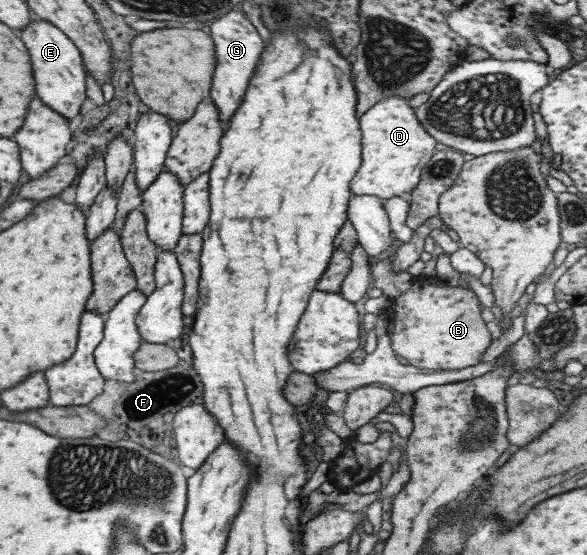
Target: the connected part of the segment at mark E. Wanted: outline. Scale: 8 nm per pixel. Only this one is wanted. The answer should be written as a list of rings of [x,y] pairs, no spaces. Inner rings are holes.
[[[35,16],[30,19],[30,23],[24,29],[16,33],[26,46],[32,73],[34,73],[32,78],[36,85],[36,95],[40,97],[40,101],[66,120],[76,117],[80,113],[82,101],[86,99],[85,66],[76,46],[64,35],[64,32]]]

